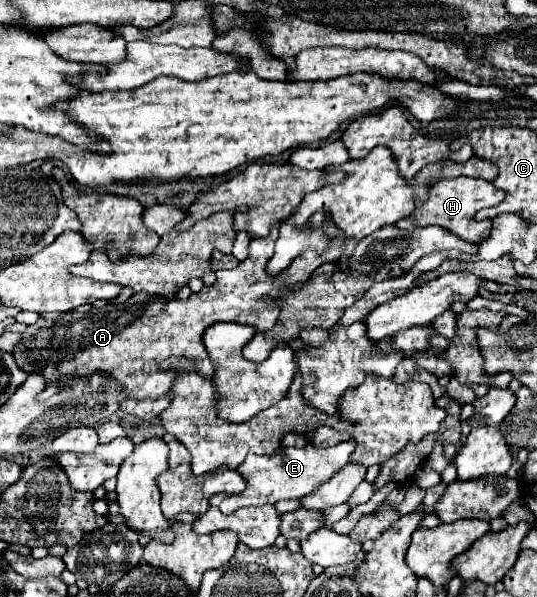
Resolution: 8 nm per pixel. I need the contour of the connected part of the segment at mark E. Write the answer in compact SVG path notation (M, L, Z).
M342 441L334 447L322 449L322 447L284 447L274 455L248 455L242 465L236 467L236 471L244 477L246 489L238 495L212 495L210 505L218 507L224 515L234 513L238 507L248 507L248 505L266 505L266 503L276 503L280 499L302 499L306 497L314 487L326 483L336 471L340 471L348 461L354 451L356 443L354 441Z

